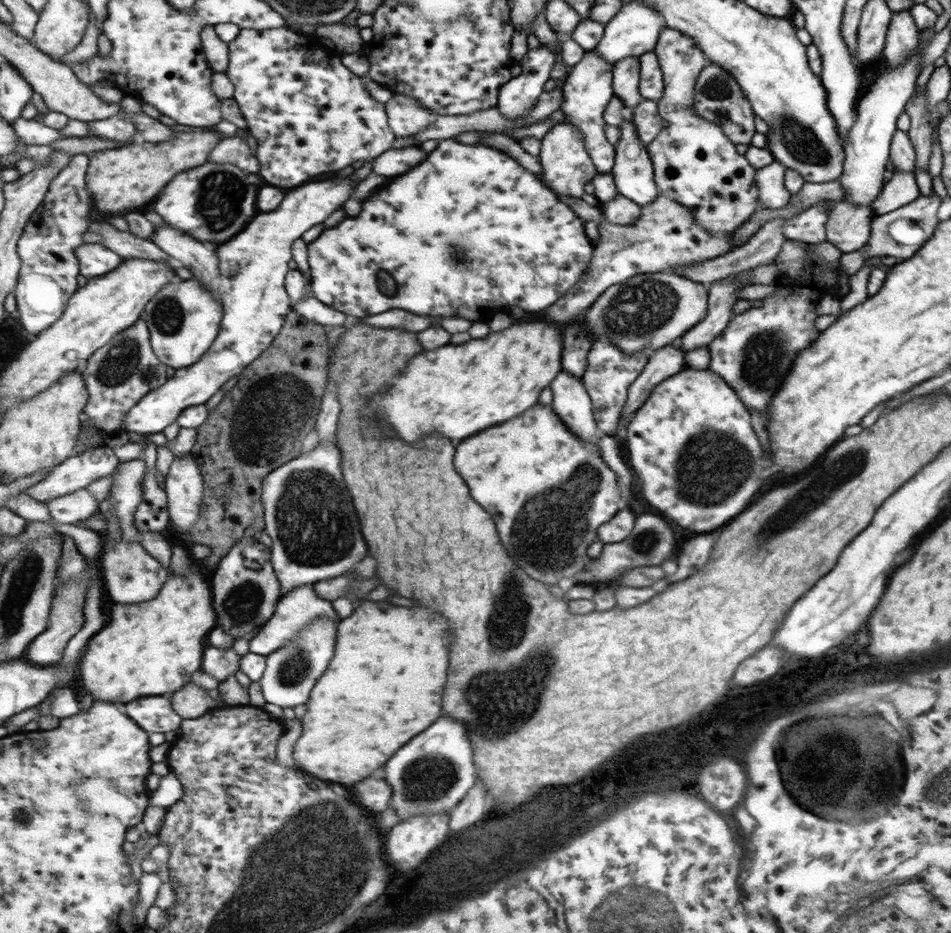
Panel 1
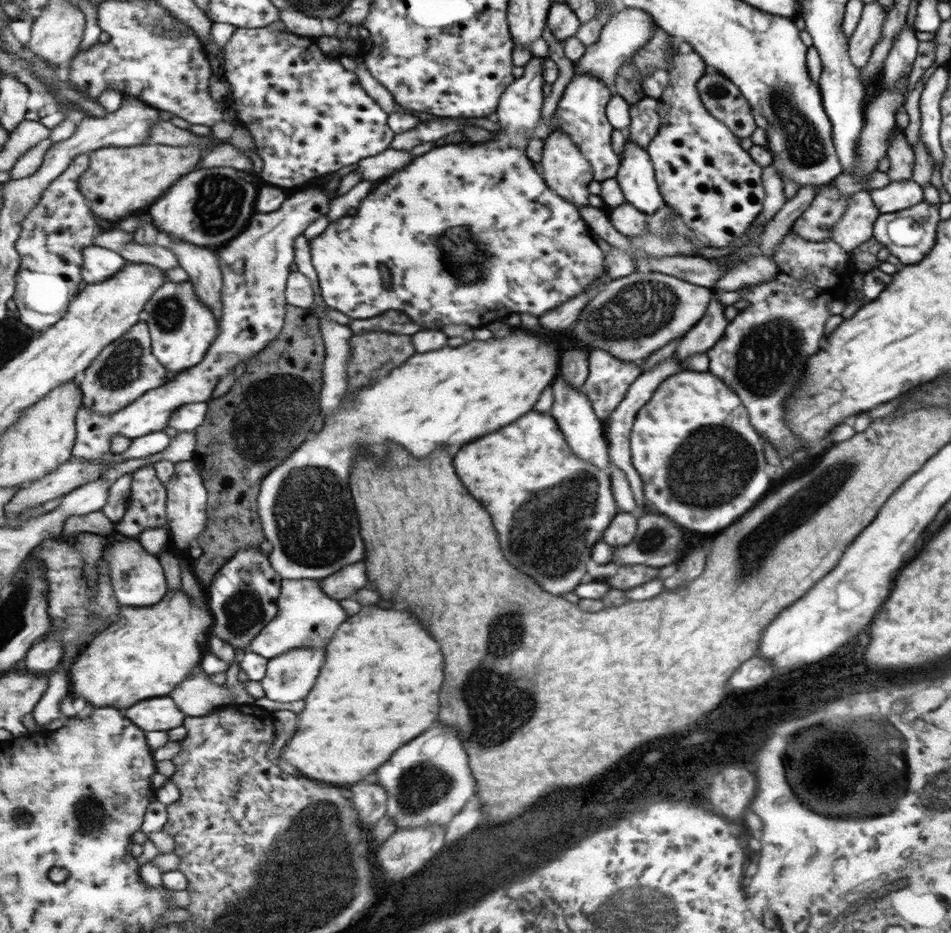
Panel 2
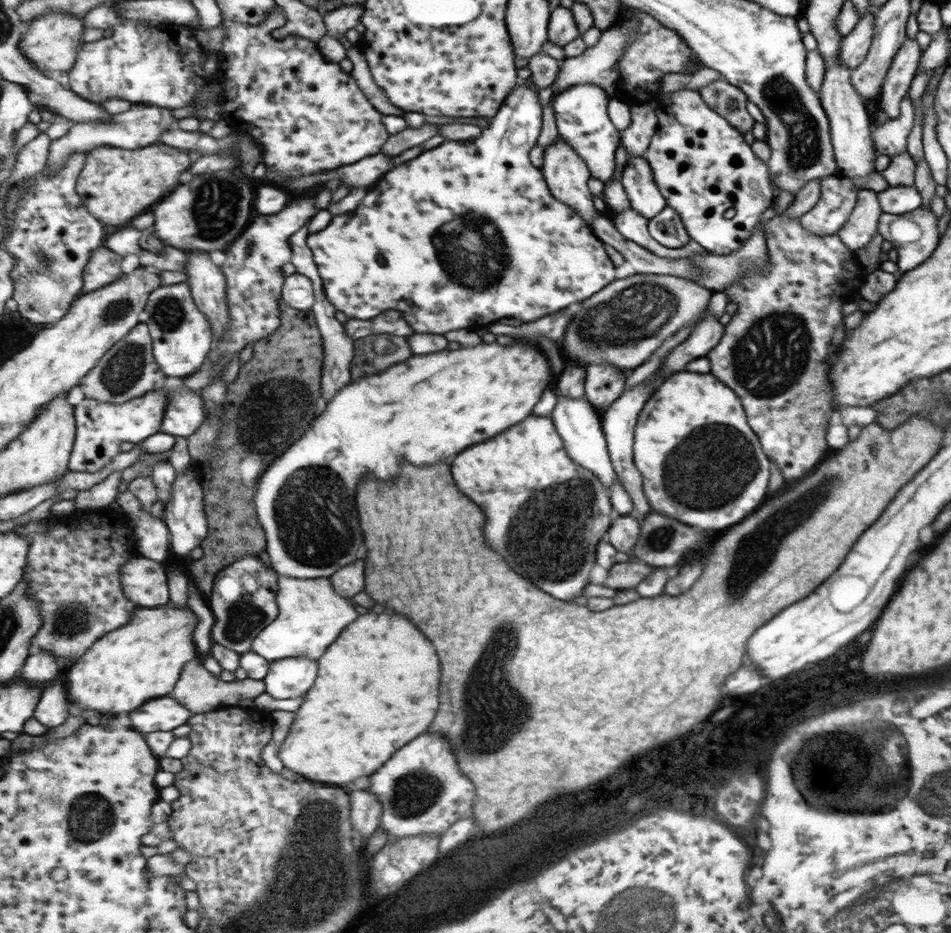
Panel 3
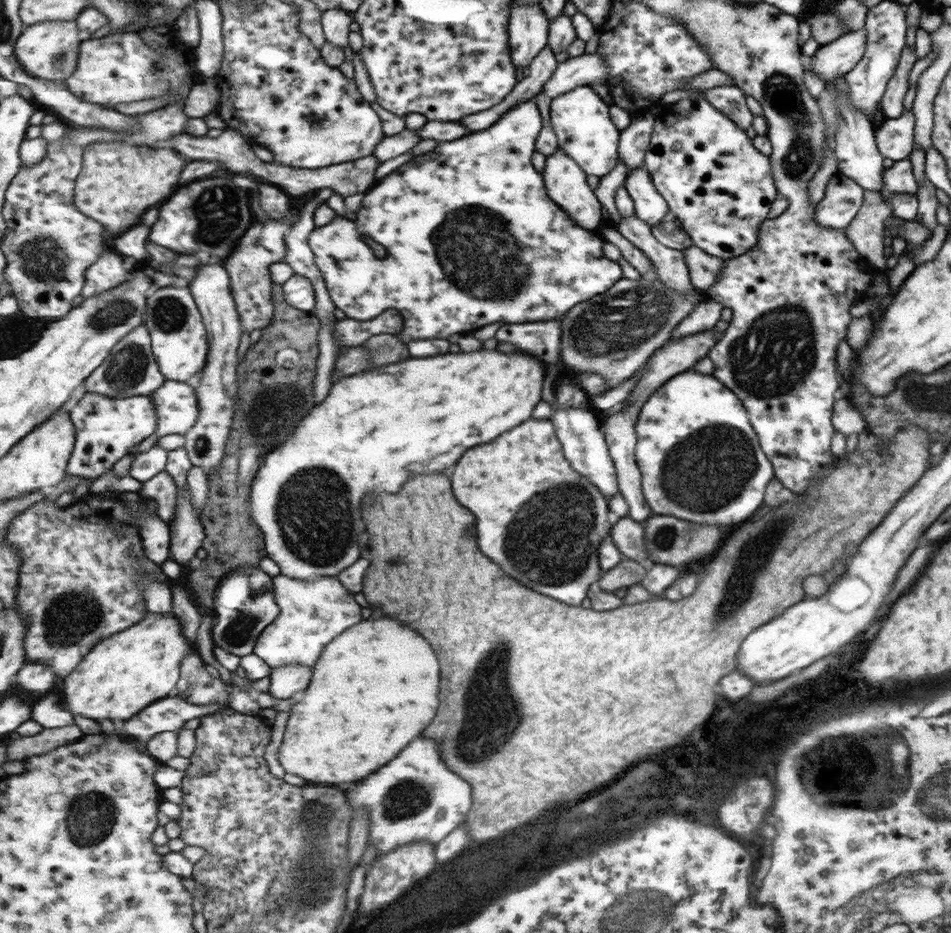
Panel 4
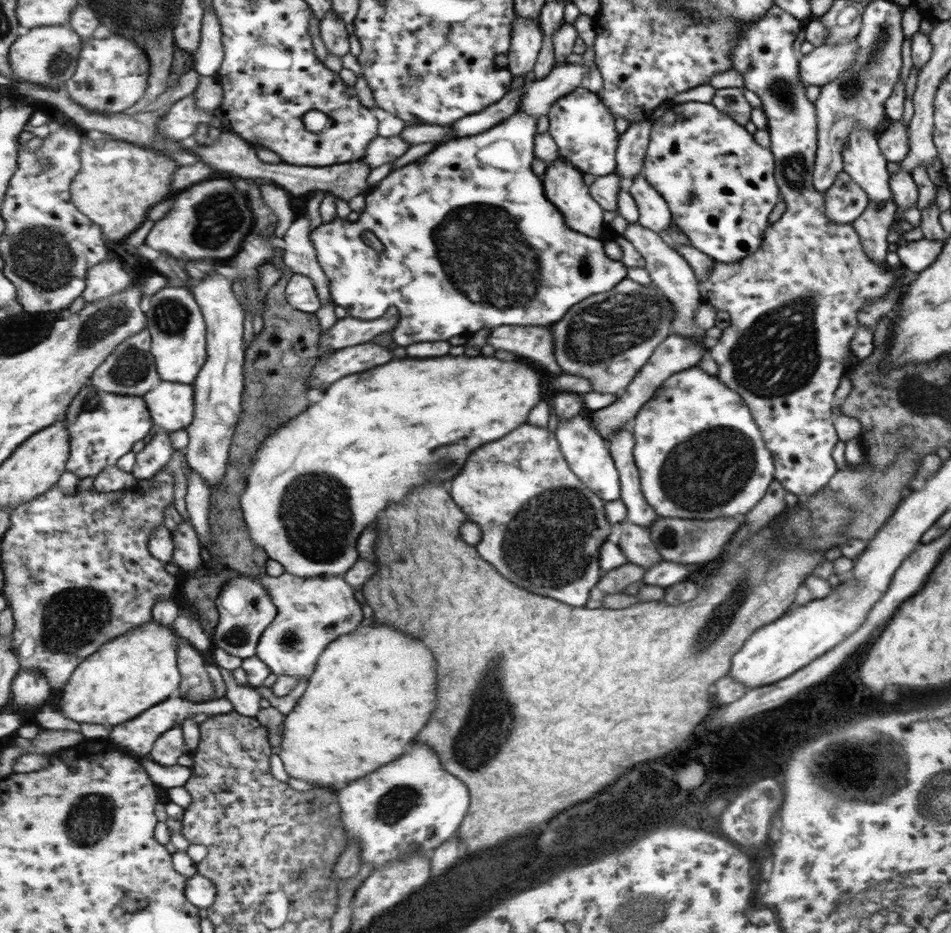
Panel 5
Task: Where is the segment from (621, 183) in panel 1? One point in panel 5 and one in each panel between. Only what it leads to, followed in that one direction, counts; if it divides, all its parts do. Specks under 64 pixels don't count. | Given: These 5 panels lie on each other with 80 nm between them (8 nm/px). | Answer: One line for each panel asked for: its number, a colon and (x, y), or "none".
2: (635, 176)
3: (644, 197)
4: (649, 206)
5: (653, 213)

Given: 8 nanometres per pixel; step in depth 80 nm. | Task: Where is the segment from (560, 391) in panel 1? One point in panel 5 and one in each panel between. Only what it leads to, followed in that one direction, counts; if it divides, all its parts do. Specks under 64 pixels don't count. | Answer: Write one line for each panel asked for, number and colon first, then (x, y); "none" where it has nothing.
2: (584, 433)
3: (578, 423)
4: (579, 430)
5: (587, 453)

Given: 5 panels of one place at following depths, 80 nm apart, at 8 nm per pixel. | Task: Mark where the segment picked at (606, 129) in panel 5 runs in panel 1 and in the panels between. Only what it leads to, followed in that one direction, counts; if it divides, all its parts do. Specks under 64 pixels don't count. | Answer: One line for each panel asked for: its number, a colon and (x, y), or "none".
1: (588, 88)
2: (581, 115)
3: (581, 115)
4: (585, 132)

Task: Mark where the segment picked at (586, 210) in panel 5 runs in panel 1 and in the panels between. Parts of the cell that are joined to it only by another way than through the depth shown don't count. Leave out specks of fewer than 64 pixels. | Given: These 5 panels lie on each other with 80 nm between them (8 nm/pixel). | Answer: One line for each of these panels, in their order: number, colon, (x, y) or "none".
1: (567, 166)
2: (564, 167)
3: (566, 173)
4: (565, 180)

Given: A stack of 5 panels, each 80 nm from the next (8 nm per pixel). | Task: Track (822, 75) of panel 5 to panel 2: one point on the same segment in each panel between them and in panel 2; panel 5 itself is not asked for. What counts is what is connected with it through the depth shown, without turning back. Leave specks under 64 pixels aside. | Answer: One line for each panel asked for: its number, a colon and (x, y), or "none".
2: (864, 37)
3: (853, 47)
4: (837, 57)

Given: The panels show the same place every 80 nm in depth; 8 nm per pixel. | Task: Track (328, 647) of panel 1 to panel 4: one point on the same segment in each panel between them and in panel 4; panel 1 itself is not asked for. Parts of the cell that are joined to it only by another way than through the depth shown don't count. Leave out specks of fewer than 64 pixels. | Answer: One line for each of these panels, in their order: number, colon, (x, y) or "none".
2: (290, 677)
3: (288, 678)
4: (287, 680)

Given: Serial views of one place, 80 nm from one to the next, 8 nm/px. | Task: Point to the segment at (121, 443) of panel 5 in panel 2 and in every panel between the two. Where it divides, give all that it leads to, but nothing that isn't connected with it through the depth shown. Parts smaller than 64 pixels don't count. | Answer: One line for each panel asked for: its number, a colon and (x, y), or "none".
2: (256, 265)
3: (101, 427)
4: (107, 428)

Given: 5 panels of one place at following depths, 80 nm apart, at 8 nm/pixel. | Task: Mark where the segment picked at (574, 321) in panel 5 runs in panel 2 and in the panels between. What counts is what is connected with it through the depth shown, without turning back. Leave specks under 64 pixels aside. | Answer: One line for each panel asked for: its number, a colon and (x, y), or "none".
2: (631, 317)
3: (629, 318)
4: (613, 335)

